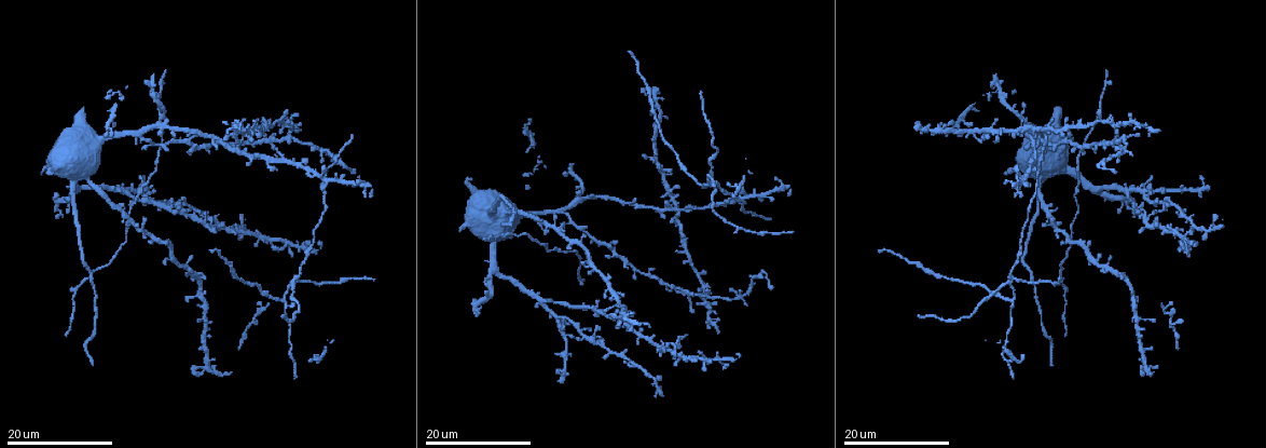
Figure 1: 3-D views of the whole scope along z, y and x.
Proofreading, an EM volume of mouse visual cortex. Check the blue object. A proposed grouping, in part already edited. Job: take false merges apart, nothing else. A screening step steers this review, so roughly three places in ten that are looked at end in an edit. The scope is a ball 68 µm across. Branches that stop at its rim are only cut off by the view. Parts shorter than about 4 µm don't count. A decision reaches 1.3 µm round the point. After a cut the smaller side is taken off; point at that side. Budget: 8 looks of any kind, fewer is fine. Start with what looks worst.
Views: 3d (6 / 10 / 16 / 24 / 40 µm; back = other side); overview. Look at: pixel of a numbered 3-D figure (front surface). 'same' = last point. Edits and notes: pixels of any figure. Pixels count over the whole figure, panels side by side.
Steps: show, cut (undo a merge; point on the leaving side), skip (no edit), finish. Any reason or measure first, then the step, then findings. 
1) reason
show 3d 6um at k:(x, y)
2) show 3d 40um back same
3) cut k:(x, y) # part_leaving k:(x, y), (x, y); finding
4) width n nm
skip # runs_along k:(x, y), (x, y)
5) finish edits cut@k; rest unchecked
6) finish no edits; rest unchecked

show 3d 24um at 1:(284, 300)

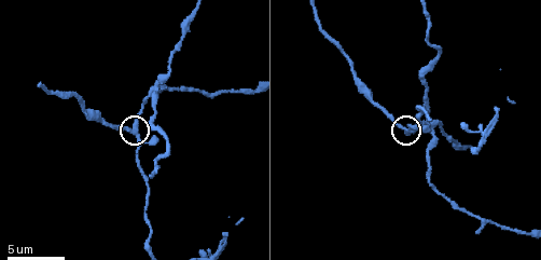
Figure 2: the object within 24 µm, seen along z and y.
show 3d 6um at 2:(405, 129)

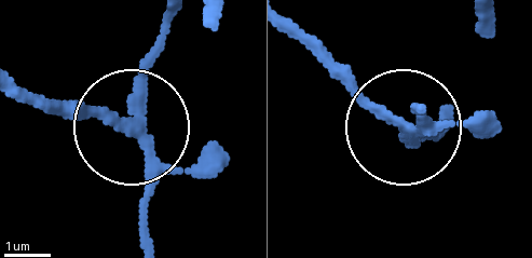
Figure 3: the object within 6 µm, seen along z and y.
width 190 nm
cut 3:(77, 112) # part_leaving 3:(127, 121), (73, 121), (15, 94); a second neuron is stuck on

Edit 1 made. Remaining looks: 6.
show overview

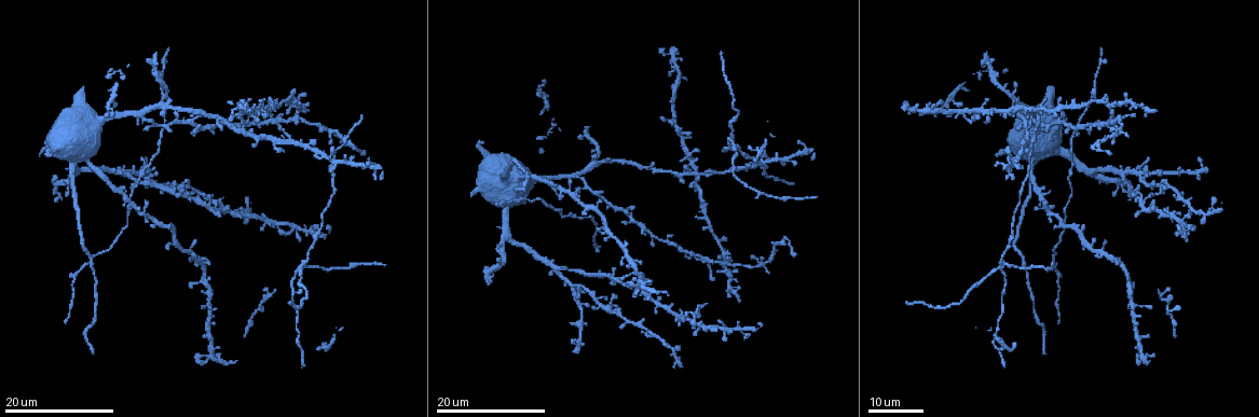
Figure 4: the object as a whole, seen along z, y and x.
arms part here
show 3d 16um at 4:(766, 162)

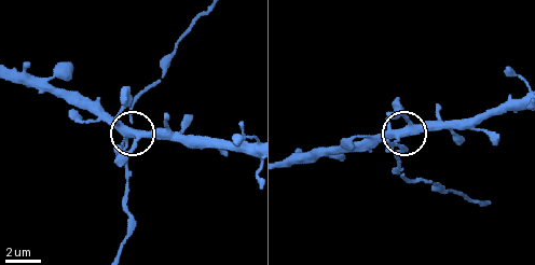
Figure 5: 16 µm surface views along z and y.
show 3d 10um at 5:(126, 138)

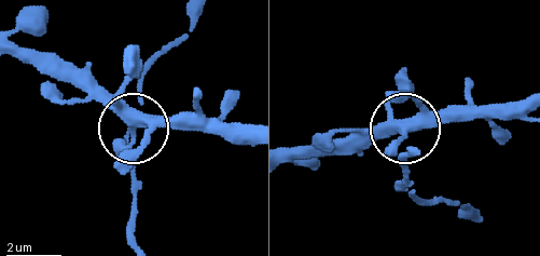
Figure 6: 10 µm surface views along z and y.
width 300 nm
skip # runs_along 6:(290, 156), (345, 156), (387, 135), (475, 117); all the same neuron

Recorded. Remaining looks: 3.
show 3d 16um at 2:(432, 131)

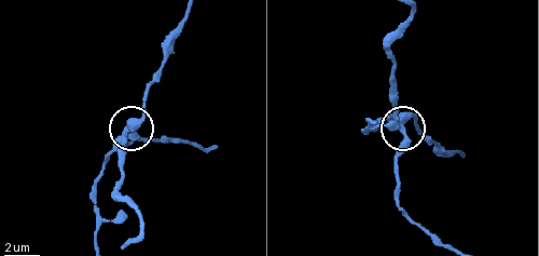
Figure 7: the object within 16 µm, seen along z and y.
side_arm 23 um
cut 7:(133, 138) # a second neuron is stuck on

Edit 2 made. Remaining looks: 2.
two arms at a narrow angle
show 3d 24um at 4:(1137, 304)

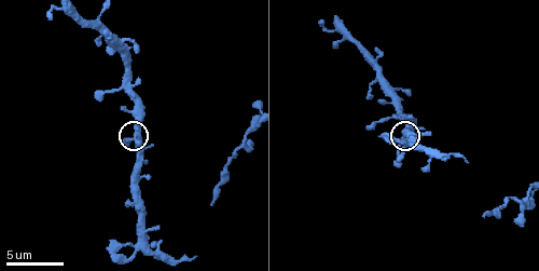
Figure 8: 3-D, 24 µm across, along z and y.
show 3d 6um same

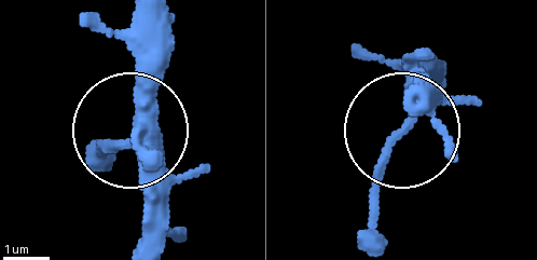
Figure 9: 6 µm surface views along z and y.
skip # continuous, no second neuron

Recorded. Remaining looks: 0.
finish edits cut@3, cut@7; rest unchecked

